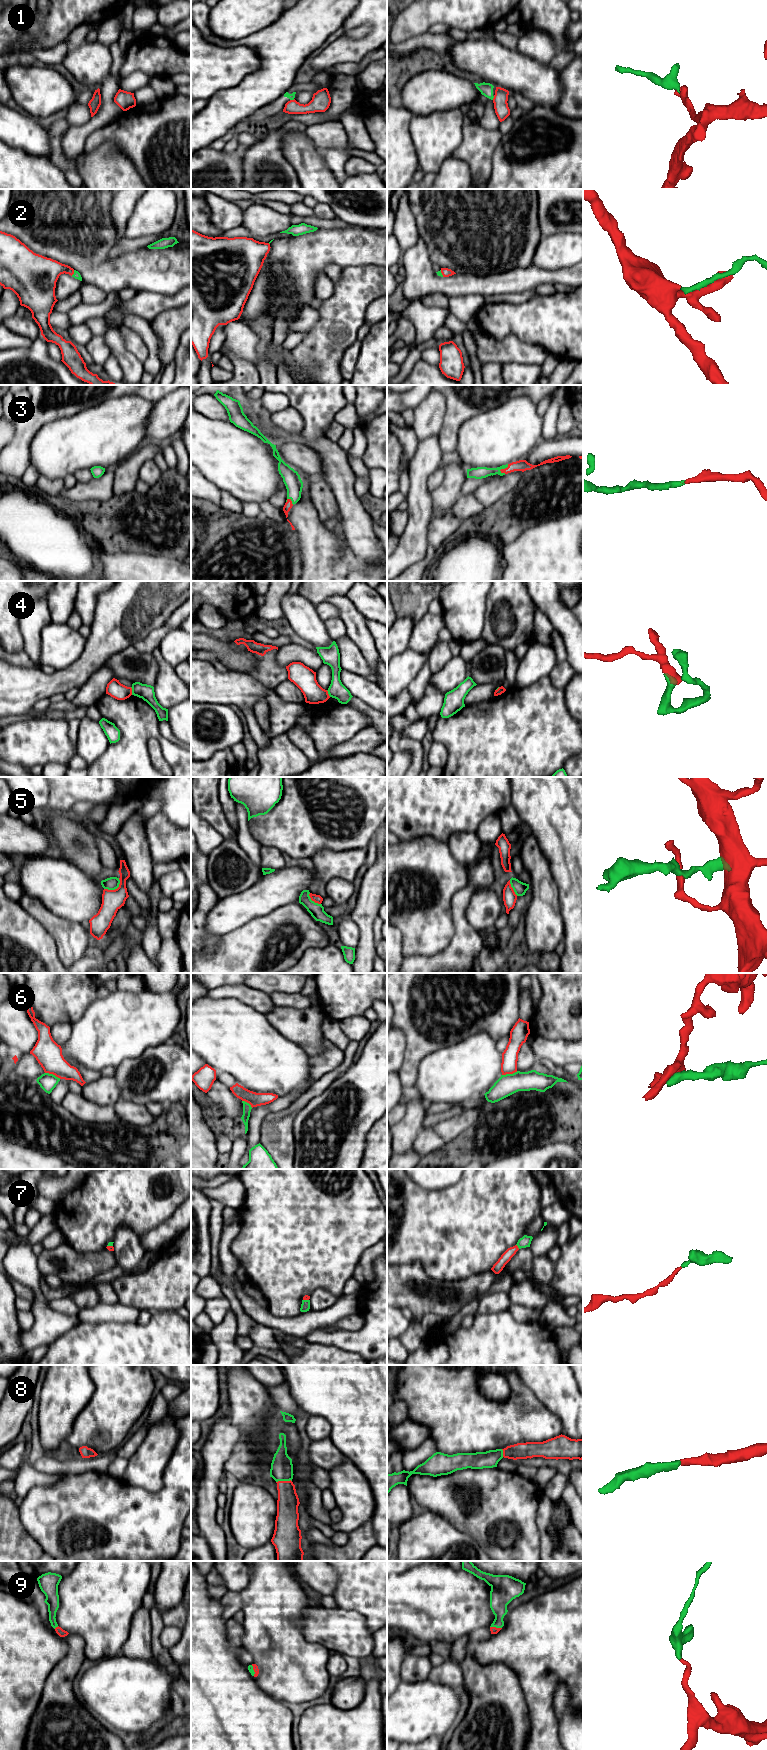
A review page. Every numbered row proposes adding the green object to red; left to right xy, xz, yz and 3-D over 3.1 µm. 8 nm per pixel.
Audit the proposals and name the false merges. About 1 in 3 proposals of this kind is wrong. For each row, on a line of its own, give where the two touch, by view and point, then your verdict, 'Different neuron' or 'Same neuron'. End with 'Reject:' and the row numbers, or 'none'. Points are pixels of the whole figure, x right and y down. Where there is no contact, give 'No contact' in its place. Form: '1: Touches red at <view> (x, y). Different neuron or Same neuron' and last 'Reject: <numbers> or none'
1: Touches red at xz (292, 100). Different neuron
2: Touches red at xy (73, 273). Same neuron
3: Touches red at yz (503, 469). Same neuron
4: Touches red at xy (131, 691). Different neuron
5: Touches red at xy (115, 889). Different neuron
6: Touches red at xy (53, 1074). Different neuron
7: Touches red at yz (517, 1246). Same neuron
8: Touches red at xz (283, 1481). Same neuron
9: Touches red at yz (495, 1627). Same neuron
Reject: 1, 4, 5, 6

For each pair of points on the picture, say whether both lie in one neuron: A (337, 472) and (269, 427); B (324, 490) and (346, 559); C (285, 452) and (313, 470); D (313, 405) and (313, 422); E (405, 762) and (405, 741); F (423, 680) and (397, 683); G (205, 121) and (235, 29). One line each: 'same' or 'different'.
A: same
B: different
C: same
D: same
E: different
F: different
G: different

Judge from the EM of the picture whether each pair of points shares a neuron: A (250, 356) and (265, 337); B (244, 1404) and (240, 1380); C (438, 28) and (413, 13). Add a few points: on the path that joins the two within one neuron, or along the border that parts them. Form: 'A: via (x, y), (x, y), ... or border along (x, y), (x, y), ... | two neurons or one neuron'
A: border along (249, 327), (258, 337), (257, 367) | two neurons
B: via (244, 1398), (242, 1386) | one neuron
C: border along (451, 26), (445, 23), (434, 23), (426, 32) | two neurons

